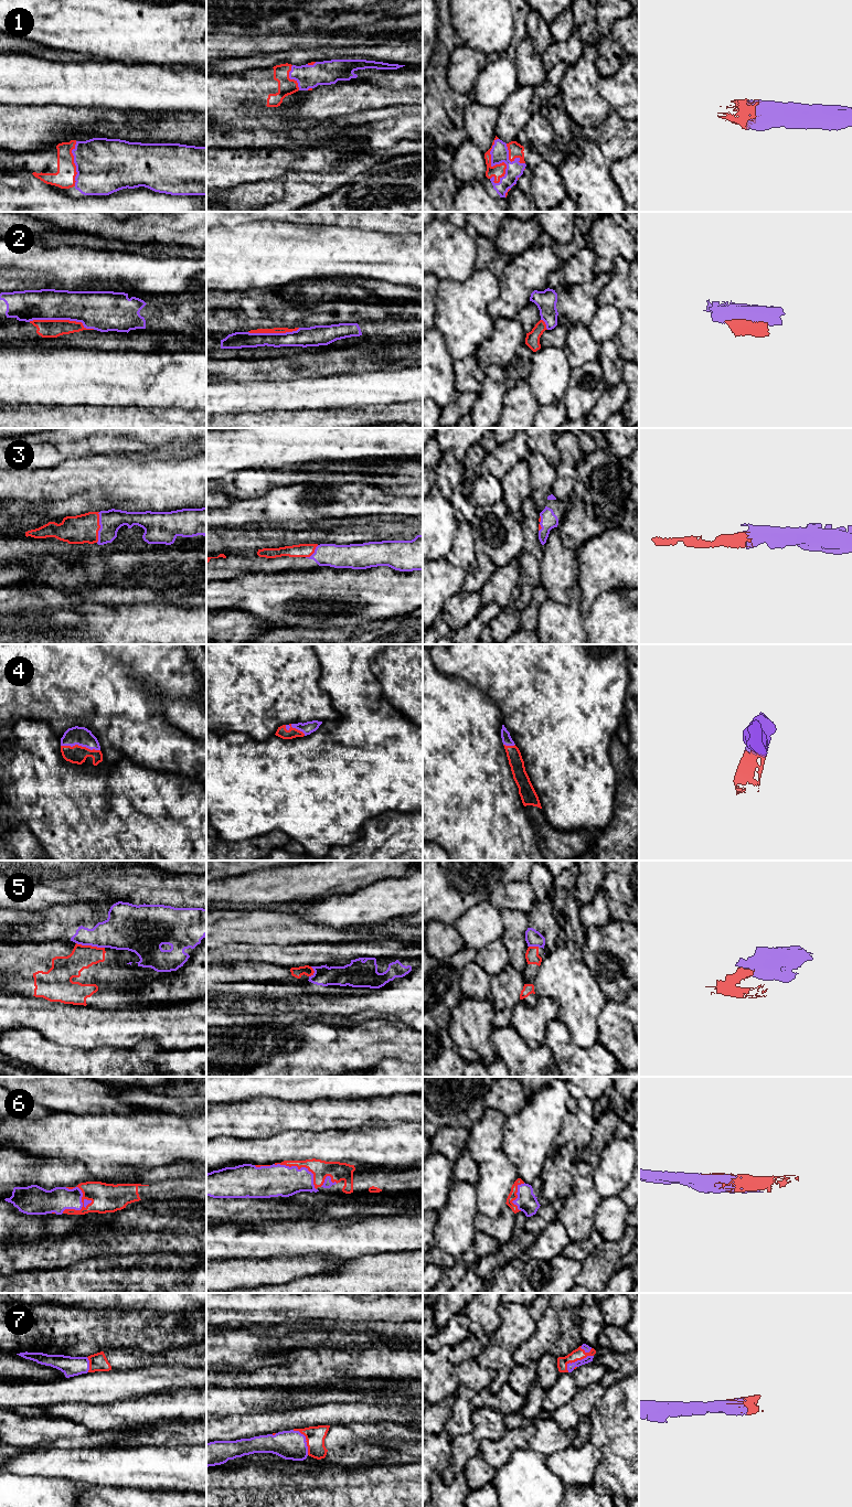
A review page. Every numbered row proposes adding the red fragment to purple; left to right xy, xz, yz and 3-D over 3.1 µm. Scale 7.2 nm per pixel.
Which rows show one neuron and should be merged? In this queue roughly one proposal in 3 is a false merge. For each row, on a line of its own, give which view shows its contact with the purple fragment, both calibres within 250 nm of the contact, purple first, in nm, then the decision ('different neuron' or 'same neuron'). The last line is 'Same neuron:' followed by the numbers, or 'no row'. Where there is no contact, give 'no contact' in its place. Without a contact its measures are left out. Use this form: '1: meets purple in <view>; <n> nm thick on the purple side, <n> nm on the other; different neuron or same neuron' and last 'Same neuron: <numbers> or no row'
1: meets purple in yz; 130 nm thick on the purple side, 100 nm on the other; same neuron
2: meets purple in xy; 280 nm thick on the purple side, 130 nm on the other; different neuron
3: meets purple in xy; 170 nm thick on the purple side, 220 nm on the other; same neuron
4: meets purple in xy; 140 nm thick on the purple side, 130 nm on the other; same neuron
5: meets purple in xy; 280 nm thick on the purple side, 180 nm on the other; different neuron
6: meets purple in xy; 180 nm thick on the purple side, 200 nm on the other; same neuron
7: meets purple in yz; 50 nm thick on the purple side, 90 nm on the other; same neuron
Same neuron: 1, 3, 4, 6, 7

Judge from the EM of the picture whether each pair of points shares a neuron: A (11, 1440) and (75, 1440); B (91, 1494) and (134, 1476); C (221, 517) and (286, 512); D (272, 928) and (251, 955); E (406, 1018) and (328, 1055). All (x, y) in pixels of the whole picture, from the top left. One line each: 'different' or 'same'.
A: same
B: different
C: same
D: different
E: different

